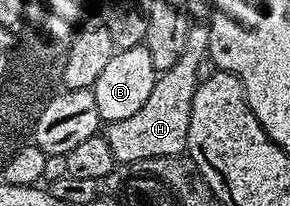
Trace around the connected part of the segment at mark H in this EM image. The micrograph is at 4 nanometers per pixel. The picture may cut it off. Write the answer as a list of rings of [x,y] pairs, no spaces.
[[[204,23],[189,24],[184,54],[176,60],[174,67],[163,70],[150,91],[150,99],[130,119],[107,122],[102,136],[114,151],[114,159],[121,165],[134,167],[142,159],[155,157],[179,157],[187,150],[190,131],[190,103],[194,103],[194,91],[200,84],[198,63],[208,56],[210,31]]]

